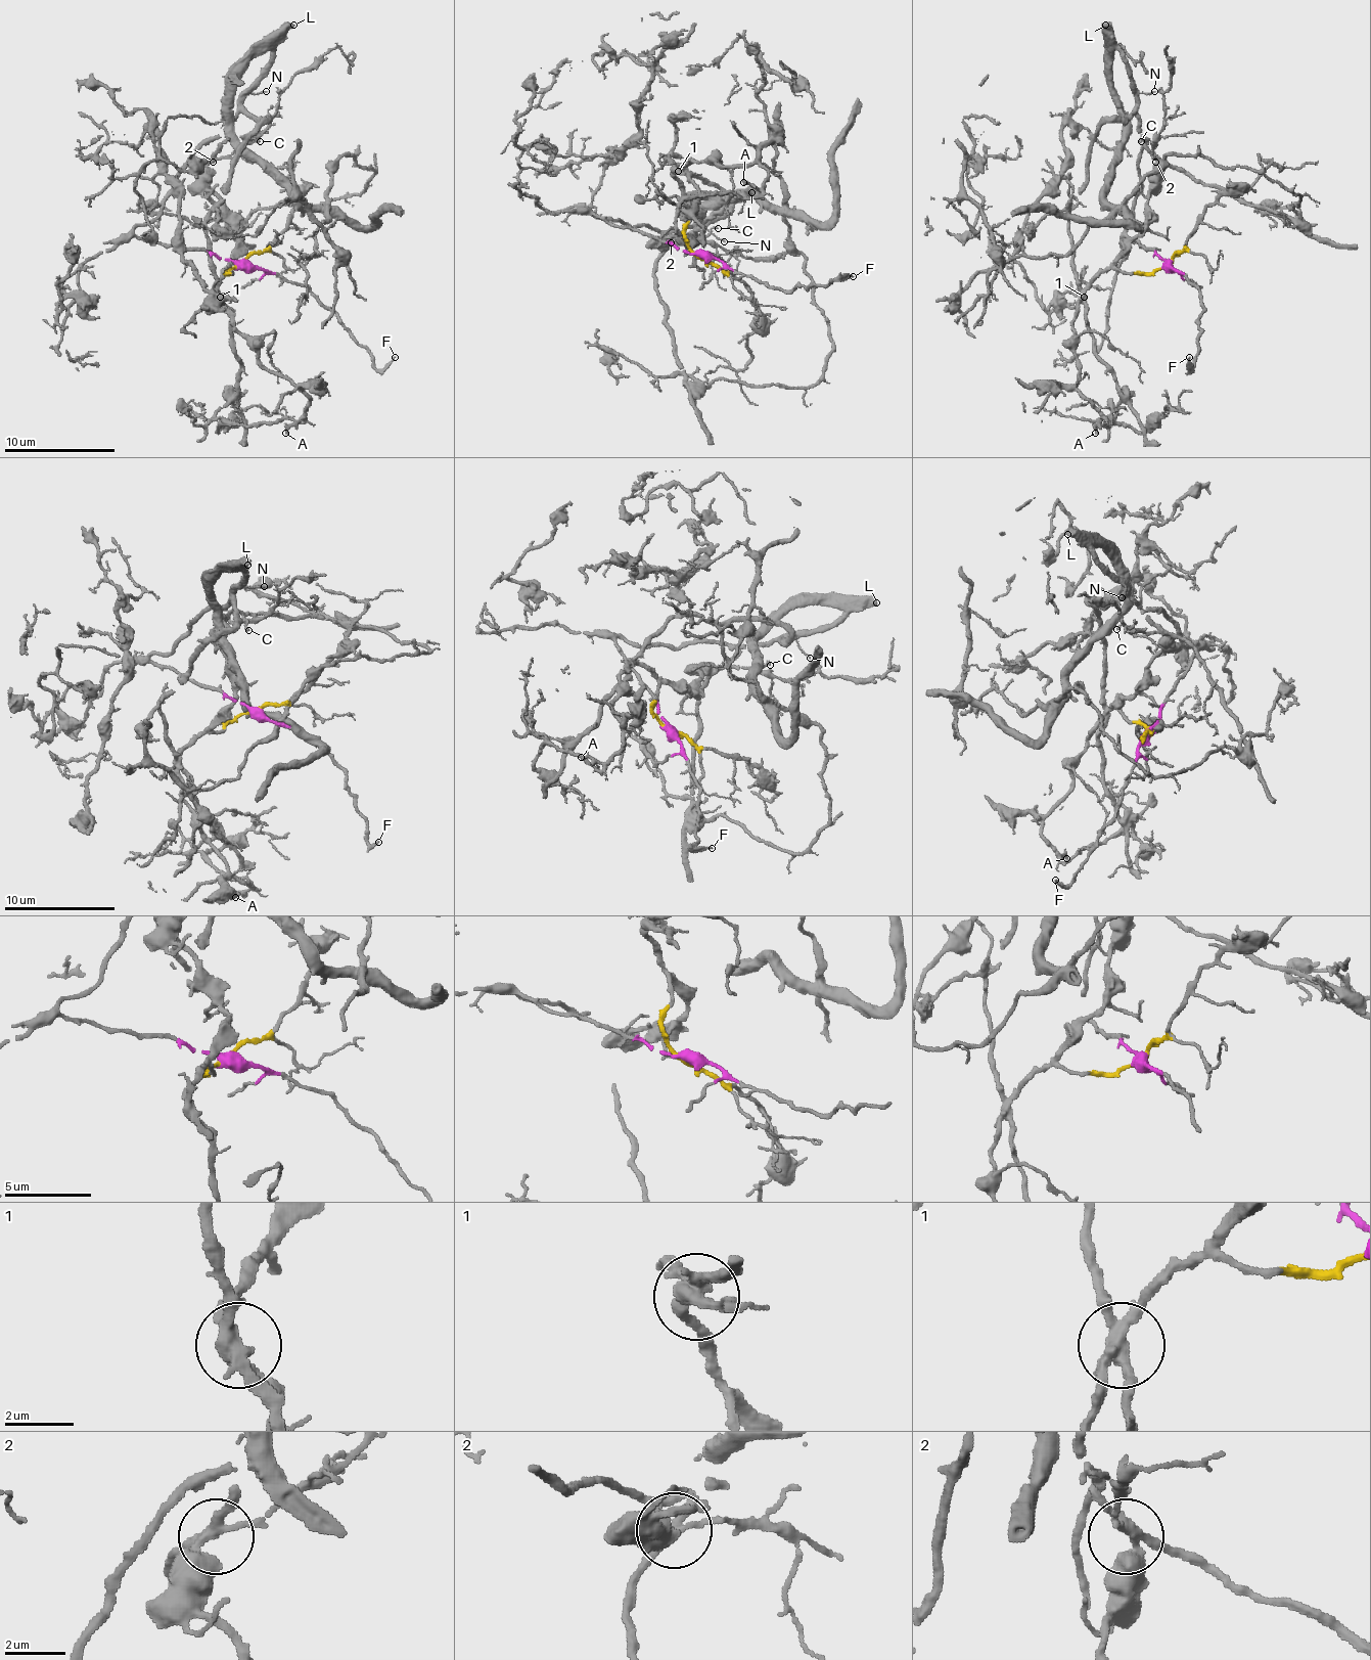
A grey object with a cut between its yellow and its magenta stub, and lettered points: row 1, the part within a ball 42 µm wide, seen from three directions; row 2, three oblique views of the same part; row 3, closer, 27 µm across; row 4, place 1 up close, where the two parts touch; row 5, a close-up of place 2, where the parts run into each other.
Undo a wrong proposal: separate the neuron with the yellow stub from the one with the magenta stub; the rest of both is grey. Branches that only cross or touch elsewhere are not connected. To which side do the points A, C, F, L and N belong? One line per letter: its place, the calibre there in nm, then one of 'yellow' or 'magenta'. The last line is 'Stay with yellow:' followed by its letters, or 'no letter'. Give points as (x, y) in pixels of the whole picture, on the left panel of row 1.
A: at (285, 433); 240 nm thick; yellow
C: at (260, 141); 130 nm thick; yellow
F: at (395, 357); 180 nm thick; magenta
L: at (293, 25); 480 nm thick; magenta
N: at (266, 91); 100 nm thick; magenta
Stay with yellow: A, C

